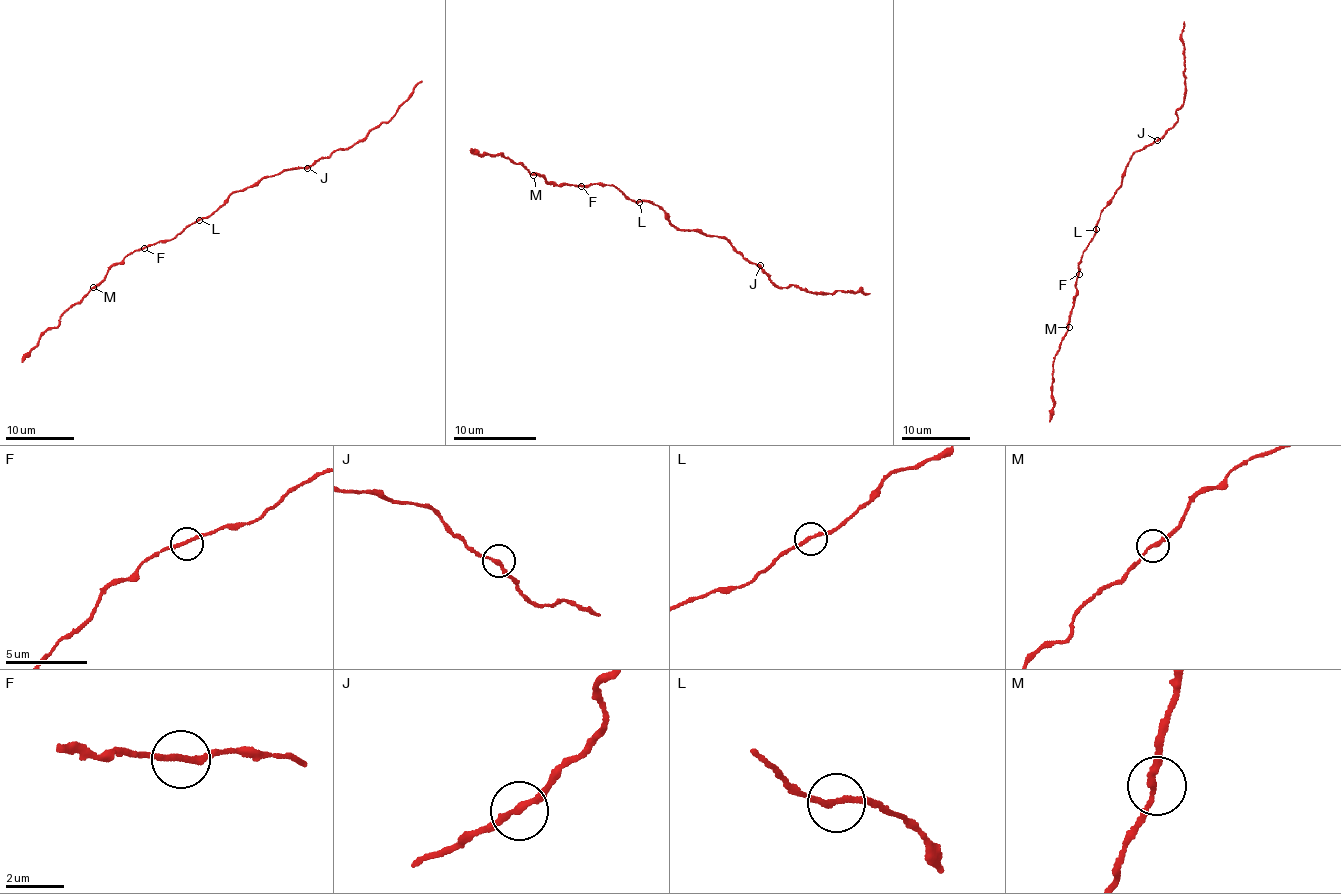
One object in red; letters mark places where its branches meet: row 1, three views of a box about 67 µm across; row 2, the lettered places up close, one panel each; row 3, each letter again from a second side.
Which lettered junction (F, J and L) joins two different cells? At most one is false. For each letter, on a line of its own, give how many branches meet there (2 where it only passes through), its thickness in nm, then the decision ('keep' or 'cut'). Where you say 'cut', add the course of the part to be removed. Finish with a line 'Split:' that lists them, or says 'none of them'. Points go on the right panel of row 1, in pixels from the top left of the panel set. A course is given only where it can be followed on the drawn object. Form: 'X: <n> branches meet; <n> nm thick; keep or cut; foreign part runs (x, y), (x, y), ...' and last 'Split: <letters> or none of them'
F: 2 branches meet; 200 nm thick; keep
J: 2 branches meet; 200 nm thick; keep
L: 2 branches meet; 190 nm thick; keep
Split: none of them

